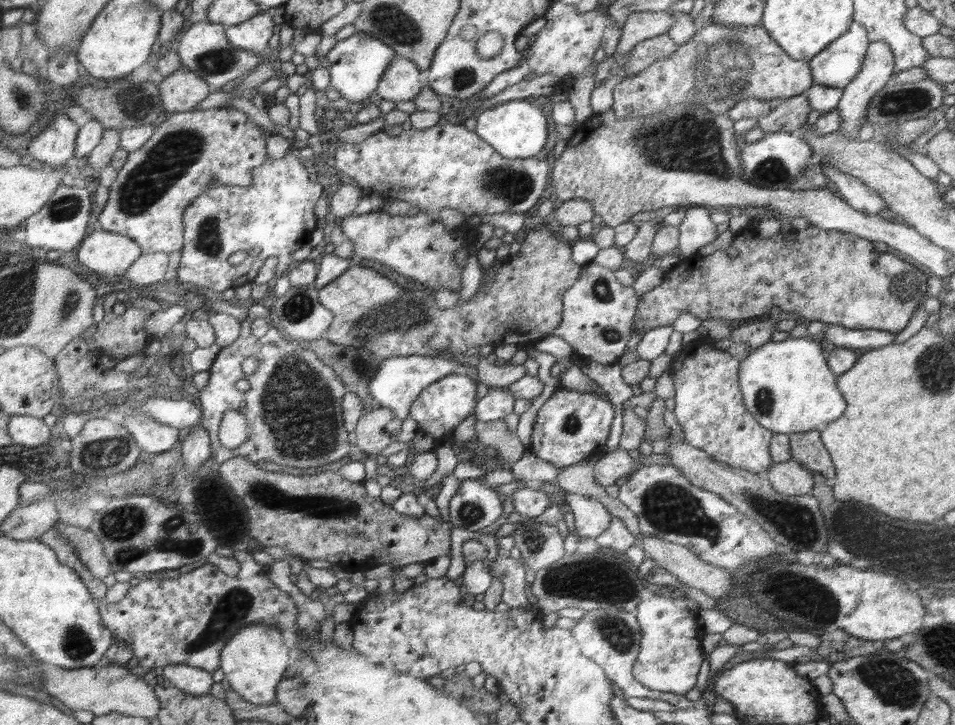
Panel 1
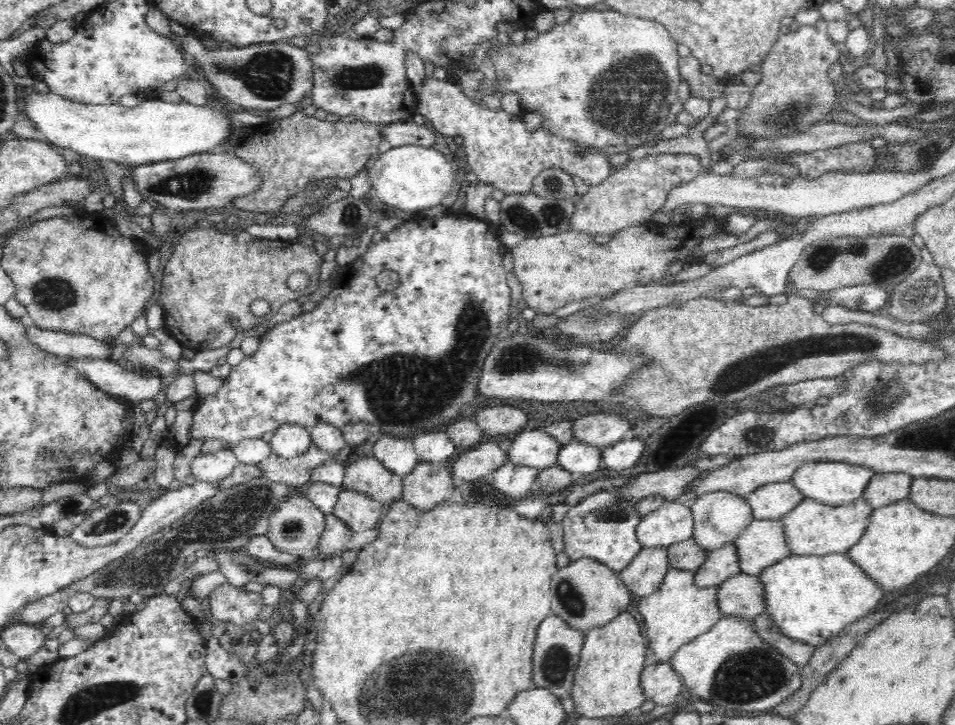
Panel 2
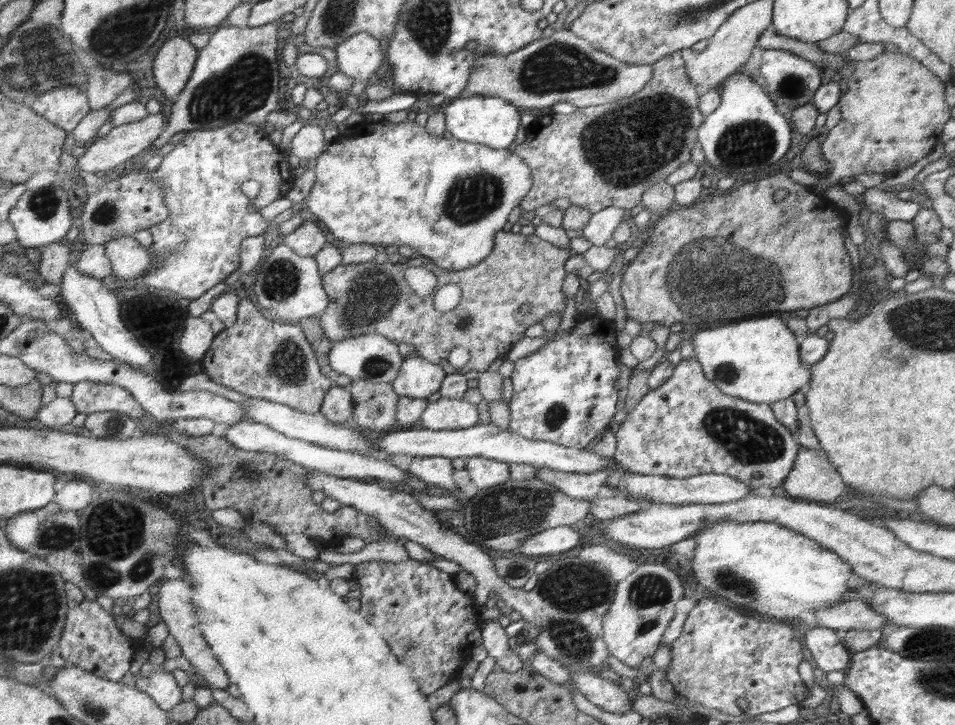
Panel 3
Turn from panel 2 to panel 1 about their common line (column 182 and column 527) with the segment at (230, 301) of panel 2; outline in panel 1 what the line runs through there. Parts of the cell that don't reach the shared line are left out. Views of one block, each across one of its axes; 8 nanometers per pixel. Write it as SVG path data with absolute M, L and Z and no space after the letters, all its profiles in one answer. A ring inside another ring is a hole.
M547 225L540 230L528 232L519 252L510 254L499 268L494 267L494 264L489 268L481 266L481 285L476 294L463 303L458 302L453 309L440 309L430 290L405 289L374 269L352 265L336 280L319 289L319 300L324 308L331 309L334 313L334 320L322 338L342 346L349 346L345 347L348 350L358 350L362 356L374 357L372 355L376 354L382 360L432 352L429 340L433 334L447 336L452 342L444 352L444 358L448 358L448 354L463 356L468 348L476 346L481 348L488 344L493 346L516 344L520 349L535 346L540 338L550 335L559 327L563 320L563 296L582 278L583 272L583 265L576 264L572 260L572 243L560 239L554 231L545 227Z

